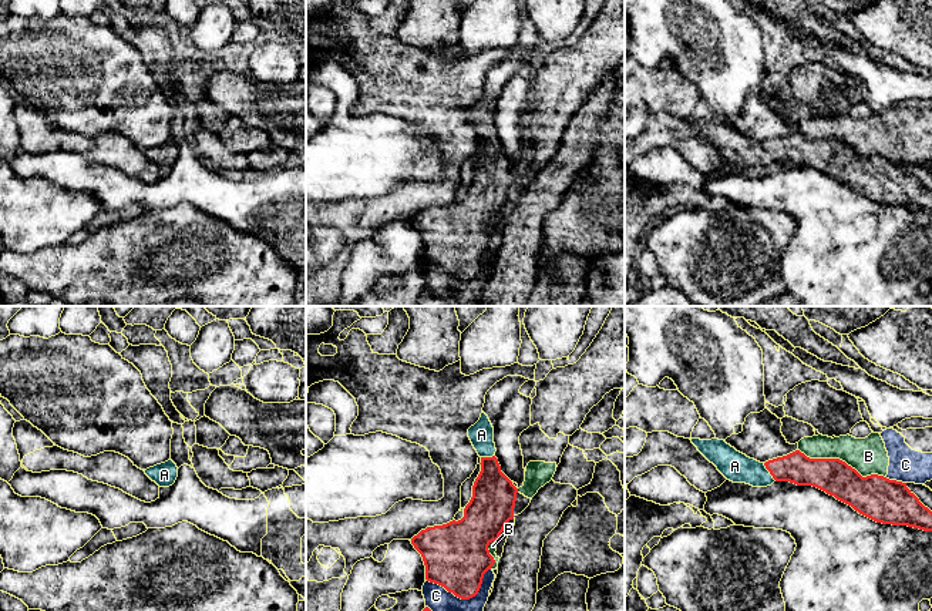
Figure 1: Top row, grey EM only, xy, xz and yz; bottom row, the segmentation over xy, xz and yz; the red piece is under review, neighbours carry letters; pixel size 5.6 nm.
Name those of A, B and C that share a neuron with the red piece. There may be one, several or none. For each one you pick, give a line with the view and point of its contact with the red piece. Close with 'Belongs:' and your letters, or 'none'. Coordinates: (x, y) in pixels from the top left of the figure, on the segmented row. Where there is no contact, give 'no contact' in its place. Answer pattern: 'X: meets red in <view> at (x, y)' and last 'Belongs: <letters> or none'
A: meets red in yz at (769, 470)
Belongs: A

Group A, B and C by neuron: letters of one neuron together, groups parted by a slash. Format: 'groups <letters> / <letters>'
groups A / B C

